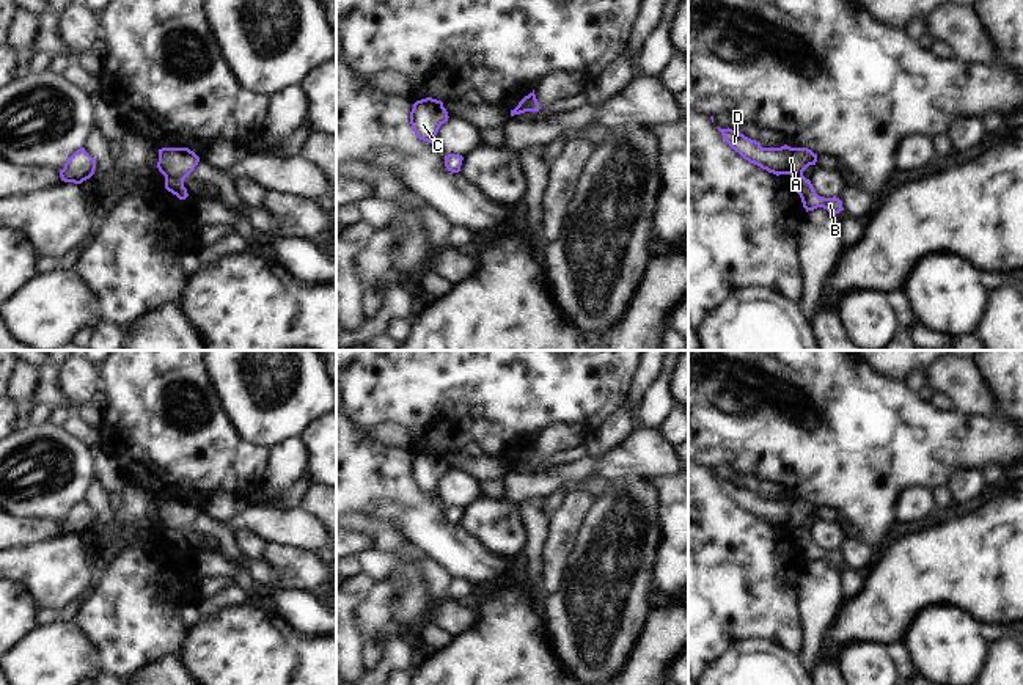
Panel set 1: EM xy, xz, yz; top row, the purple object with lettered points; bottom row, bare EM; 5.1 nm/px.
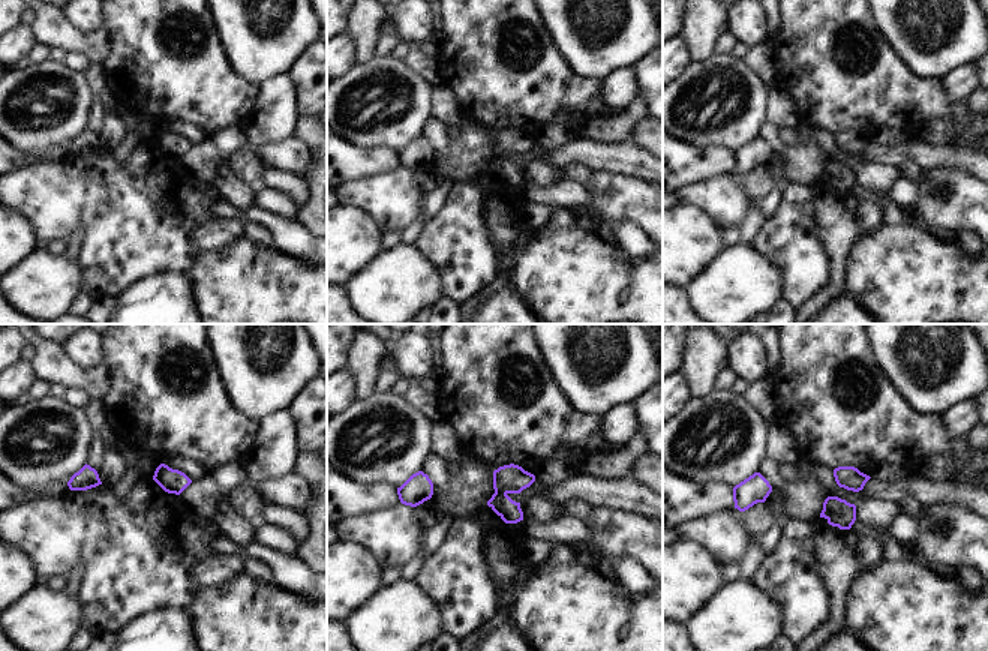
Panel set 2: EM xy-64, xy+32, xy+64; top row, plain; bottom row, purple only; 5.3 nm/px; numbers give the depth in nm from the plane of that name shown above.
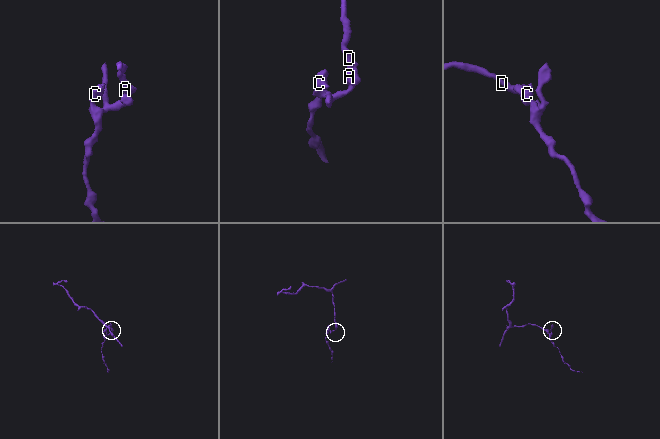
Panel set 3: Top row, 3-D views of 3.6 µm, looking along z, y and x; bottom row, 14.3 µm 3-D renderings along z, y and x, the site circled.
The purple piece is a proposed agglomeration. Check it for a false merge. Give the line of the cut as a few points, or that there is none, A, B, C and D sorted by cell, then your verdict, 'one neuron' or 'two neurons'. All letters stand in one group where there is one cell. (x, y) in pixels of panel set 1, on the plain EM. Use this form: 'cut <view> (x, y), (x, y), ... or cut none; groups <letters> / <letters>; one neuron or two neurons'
cut xy (165, 527), (183, 533); groups A D / B C; two neurons

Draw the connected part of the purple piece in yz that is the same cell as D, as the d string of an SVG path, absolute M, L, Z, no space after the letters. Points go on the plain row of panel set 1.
M717 479L724 493L735 501L745 512L773 525L790 526L792 529L803 528L803 523L809 517L816 517L817 506L808 500L790 500L787 496L781 500L762 500L759 493L745 489L732 481Z

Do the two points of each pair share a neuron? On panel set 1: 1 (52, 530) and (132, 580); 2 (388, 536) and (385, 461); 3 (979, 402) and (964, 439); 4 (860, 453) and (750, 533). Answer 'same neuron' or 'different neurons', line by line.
1: different neurons
2: different neurons
3: different neurons
4: different neurons

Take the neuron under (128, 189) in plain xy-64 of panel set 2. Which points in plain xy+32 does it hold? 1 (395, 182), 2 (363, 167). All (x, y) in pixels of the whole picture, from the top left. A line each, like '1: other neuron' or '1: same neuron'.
1: same neuron
2: other neuron

